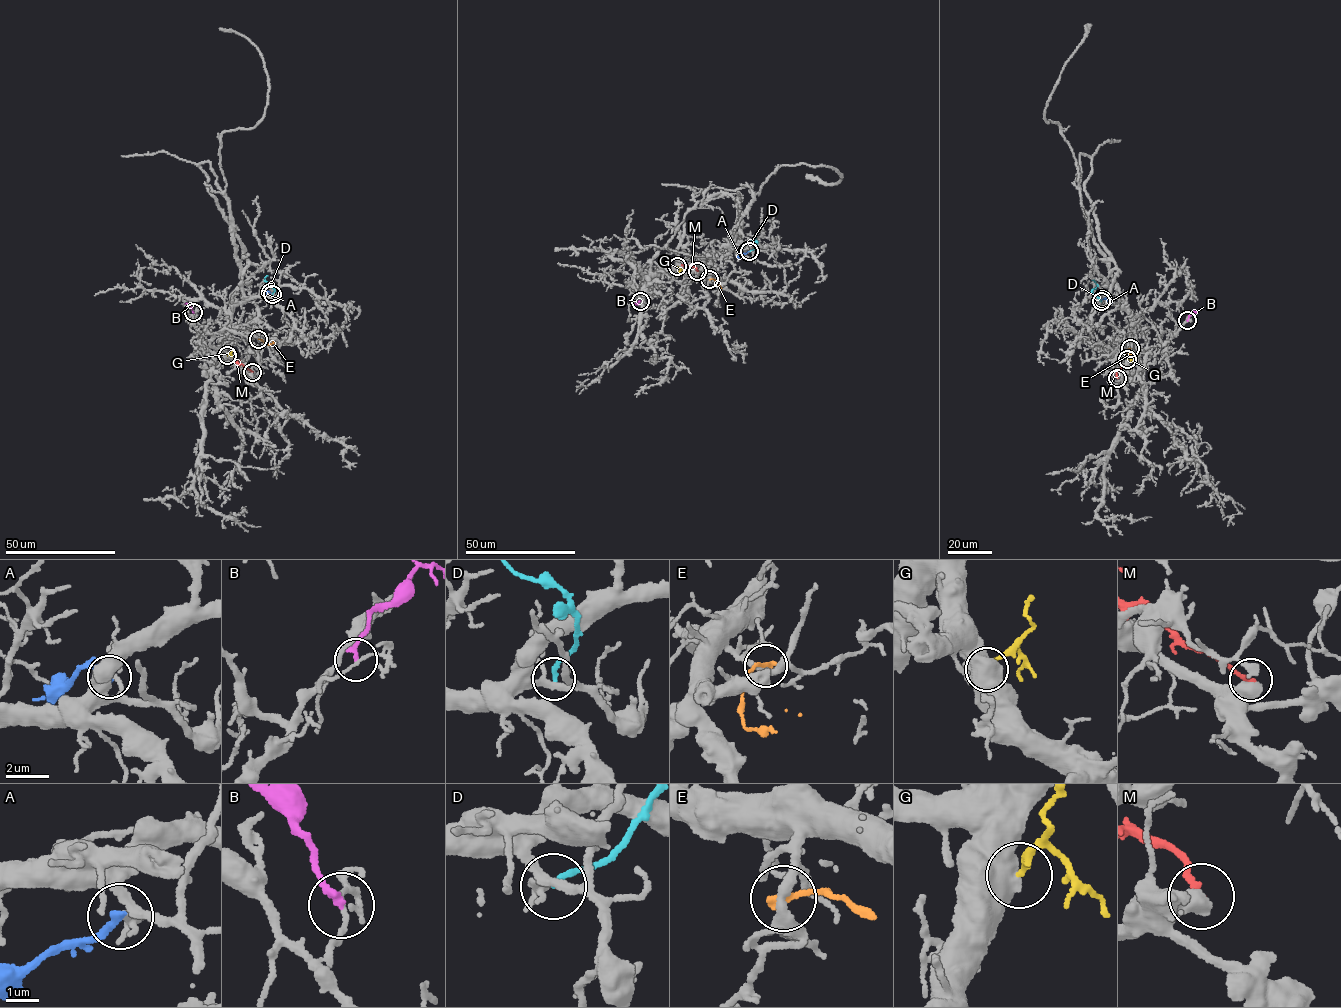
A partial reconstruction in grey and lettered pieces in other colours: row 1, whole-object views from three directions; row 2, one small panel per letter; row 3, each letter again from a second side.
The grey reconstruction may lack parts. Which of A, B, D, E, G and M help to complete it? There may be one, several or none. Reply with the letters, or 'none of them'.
G

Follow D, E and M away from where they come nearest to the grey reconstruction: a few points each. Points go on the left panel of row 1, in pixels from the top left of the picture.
D: (272, 294), (274, 286), (265, 281), (268, 275)
E: (259, 339), (267, 344), (274, 342)
M: (252, 372), (241, 364), (232, 362)

